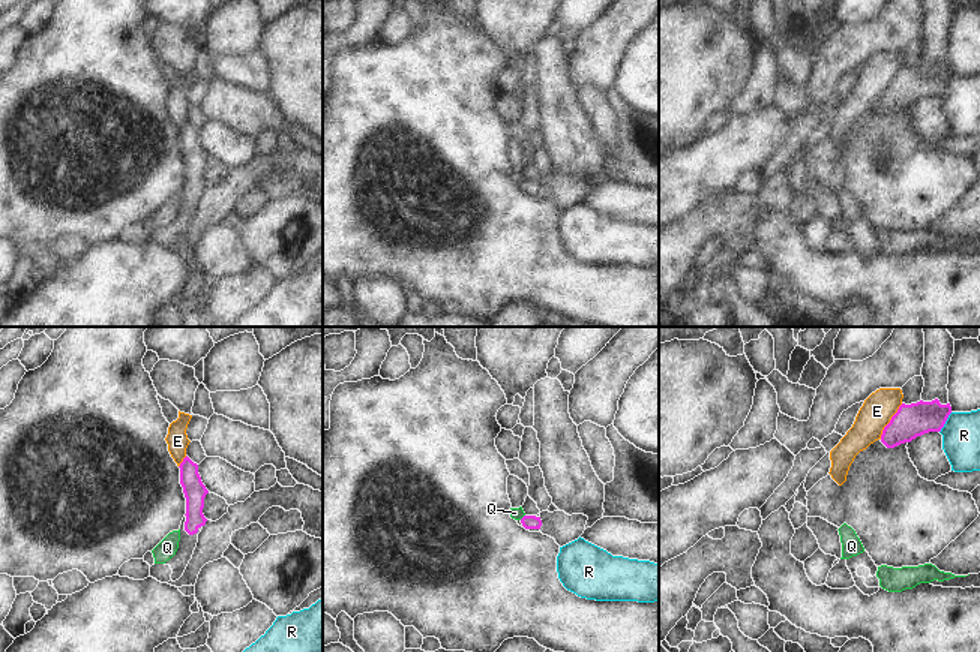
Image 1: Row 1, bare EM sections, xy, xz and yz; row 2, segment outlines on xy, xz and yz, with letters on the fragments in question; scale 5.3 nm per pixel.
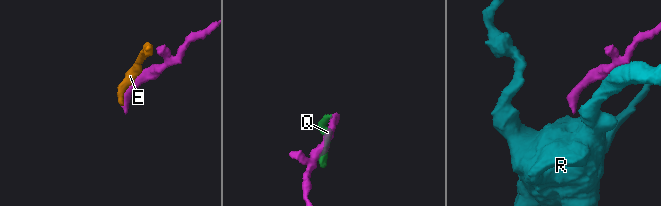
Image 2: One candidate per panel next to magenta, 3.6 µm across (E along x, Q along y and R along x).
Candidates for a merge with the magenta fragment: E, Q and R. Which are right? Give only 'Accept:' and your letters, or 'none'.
Accept: none.

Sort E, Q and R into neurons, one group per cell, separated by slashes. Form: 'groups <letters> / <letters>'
groups E Q / R

